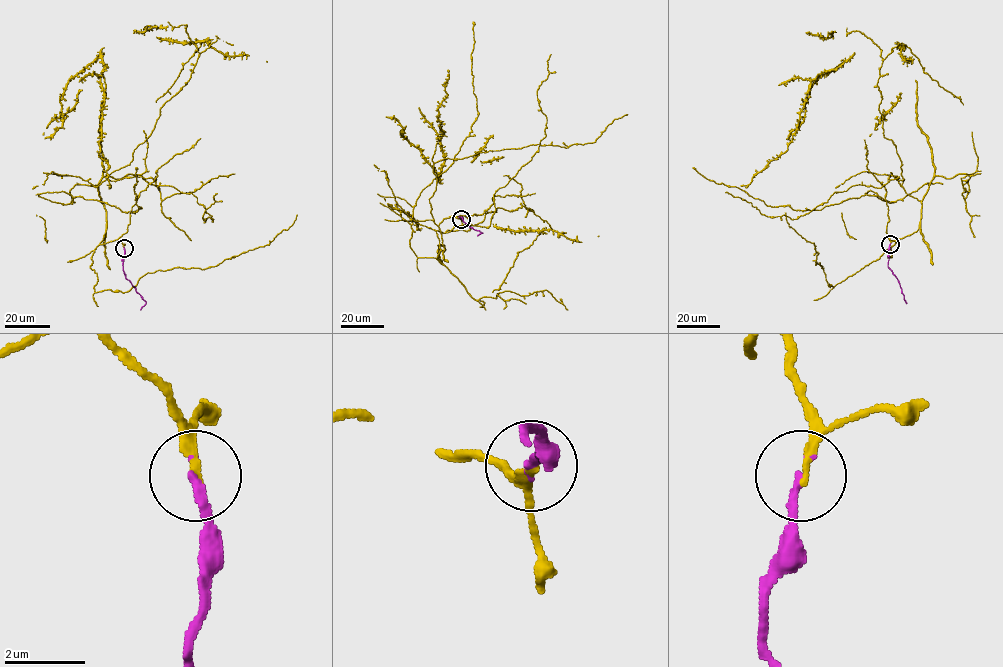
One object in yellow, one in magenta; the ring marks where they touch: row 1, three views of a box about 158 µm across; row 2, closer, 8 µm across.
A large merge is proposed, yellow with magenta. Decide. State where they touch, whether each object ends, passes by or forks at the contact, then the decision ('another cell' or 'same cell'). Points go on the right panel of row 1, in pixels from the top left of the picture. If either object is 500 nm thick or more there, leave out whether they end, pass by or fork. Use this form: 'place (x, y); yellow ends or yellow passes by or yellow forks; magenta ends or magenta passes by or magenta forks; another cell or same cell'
place (890, 244); yellow ends; magenta ends; same cell

